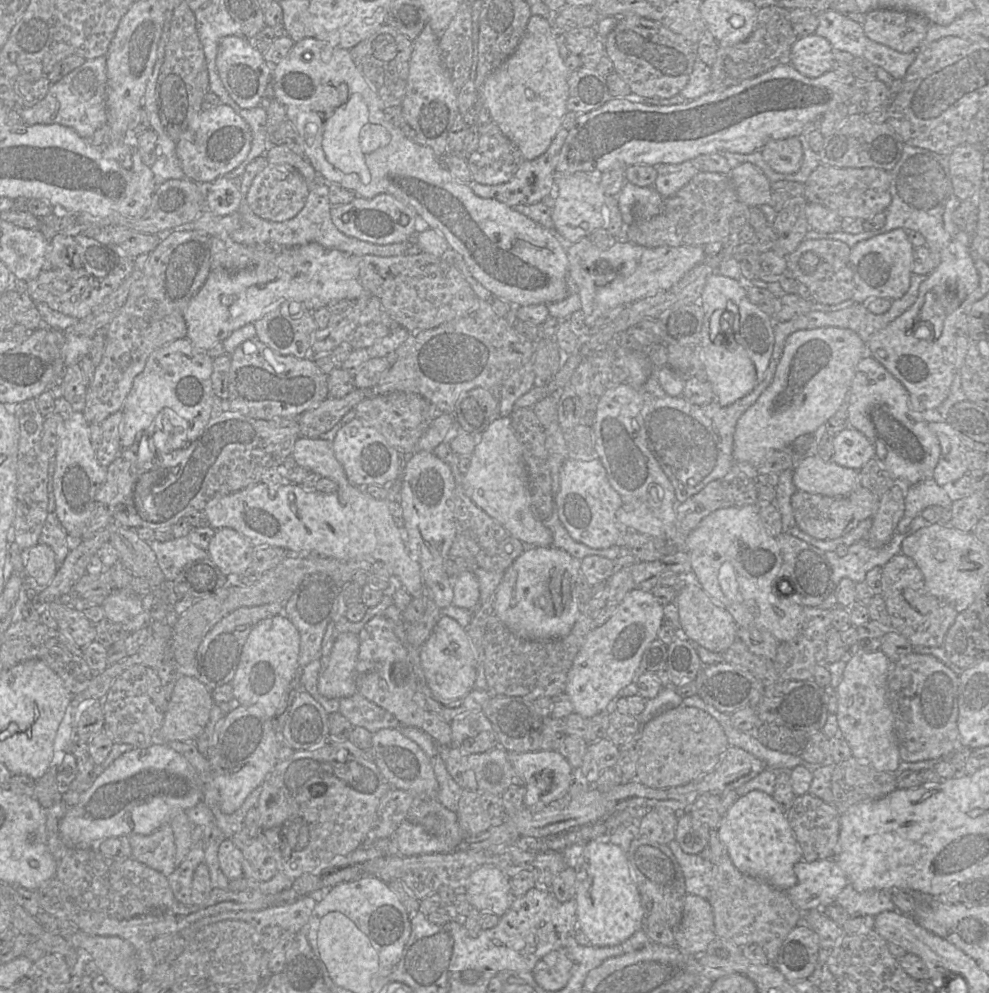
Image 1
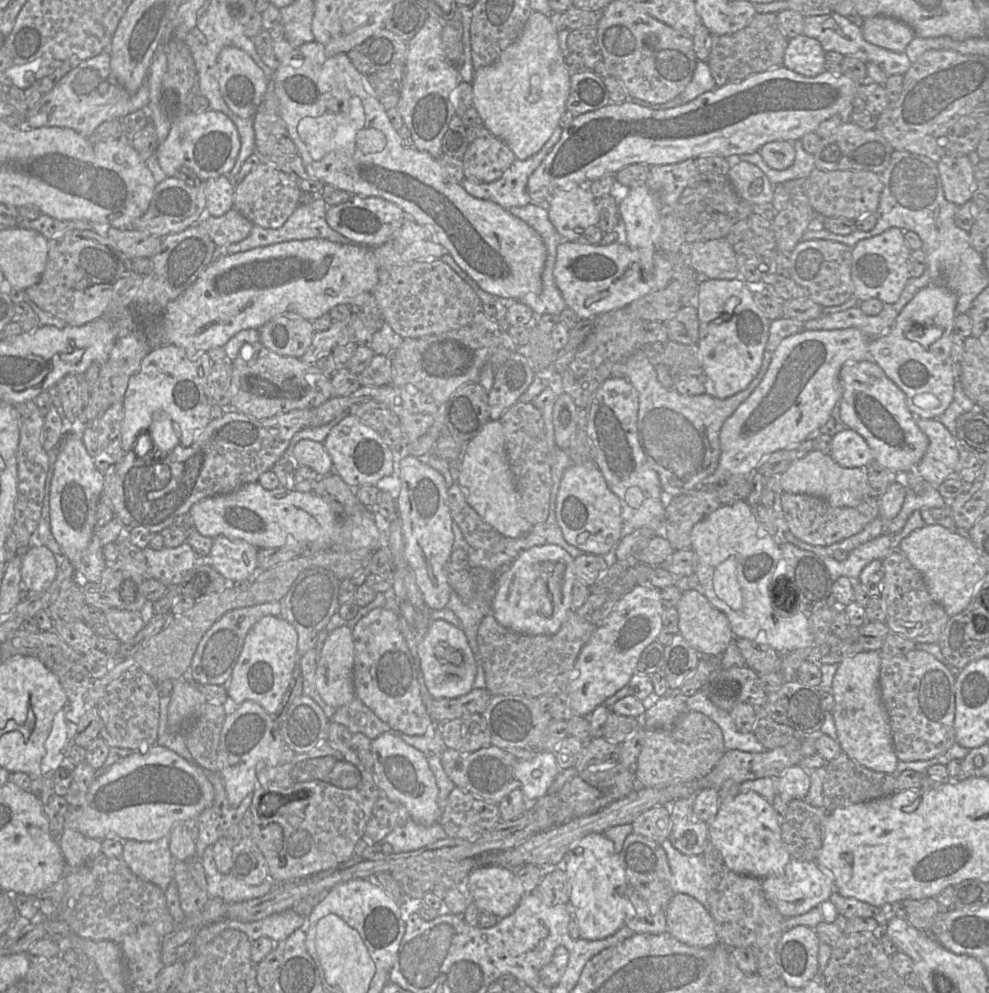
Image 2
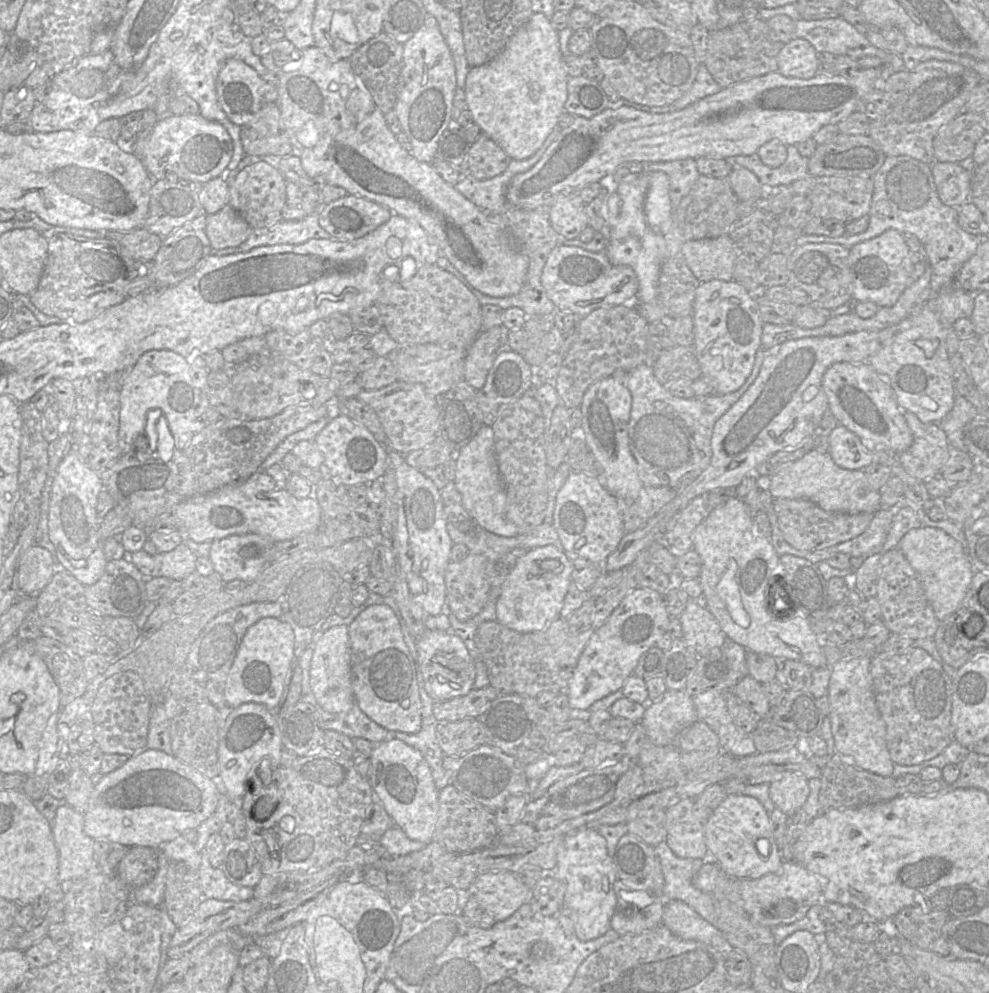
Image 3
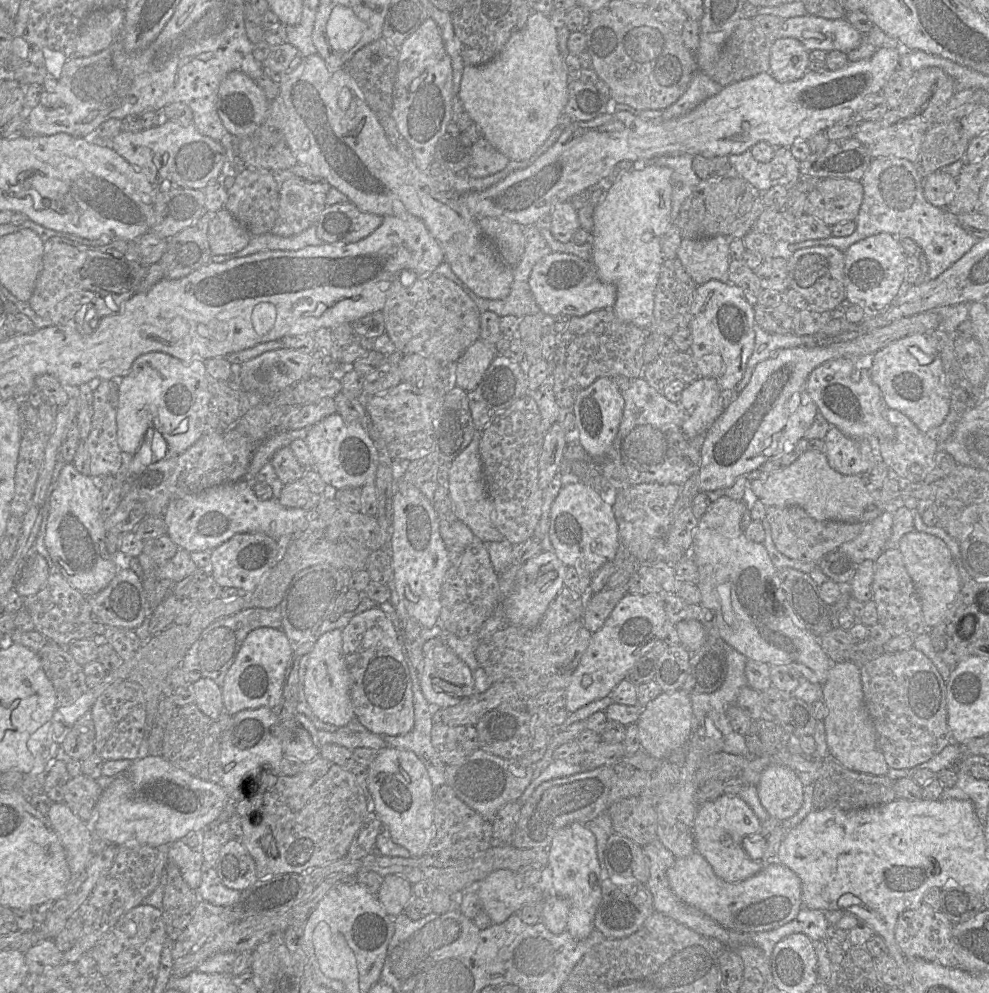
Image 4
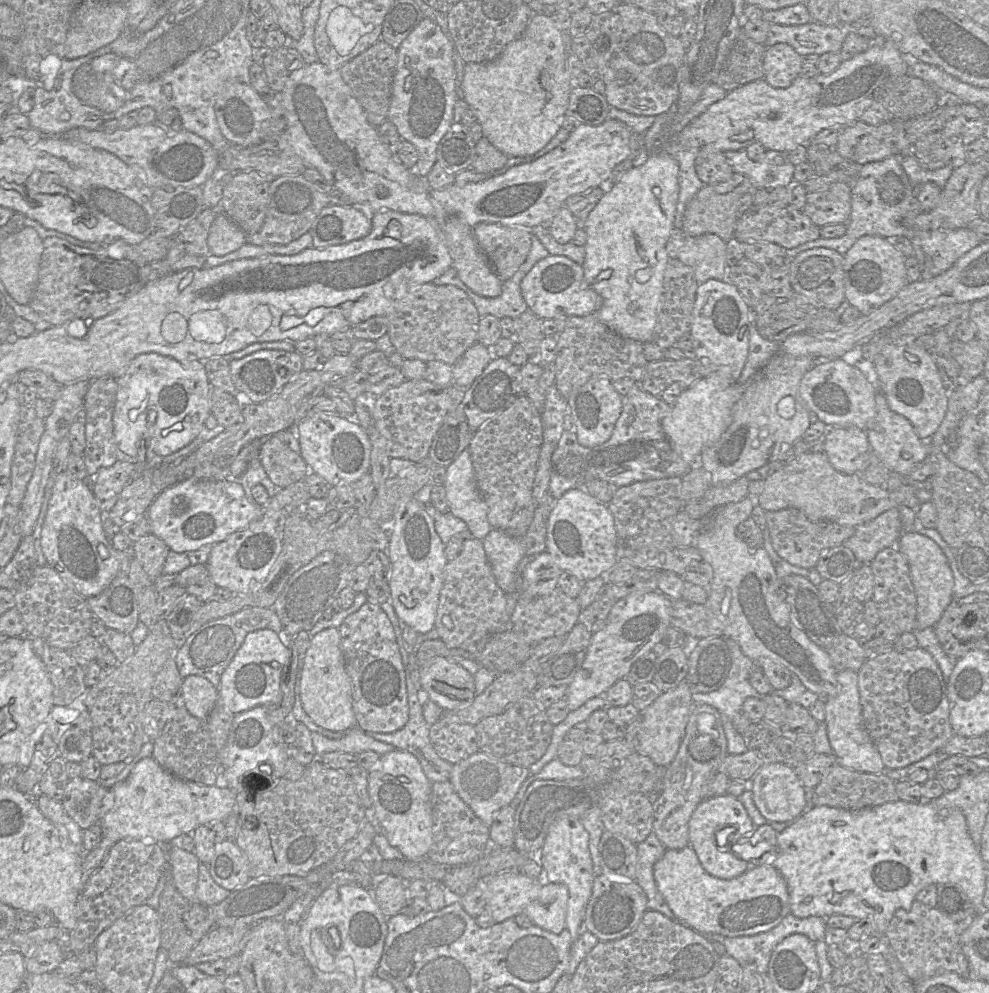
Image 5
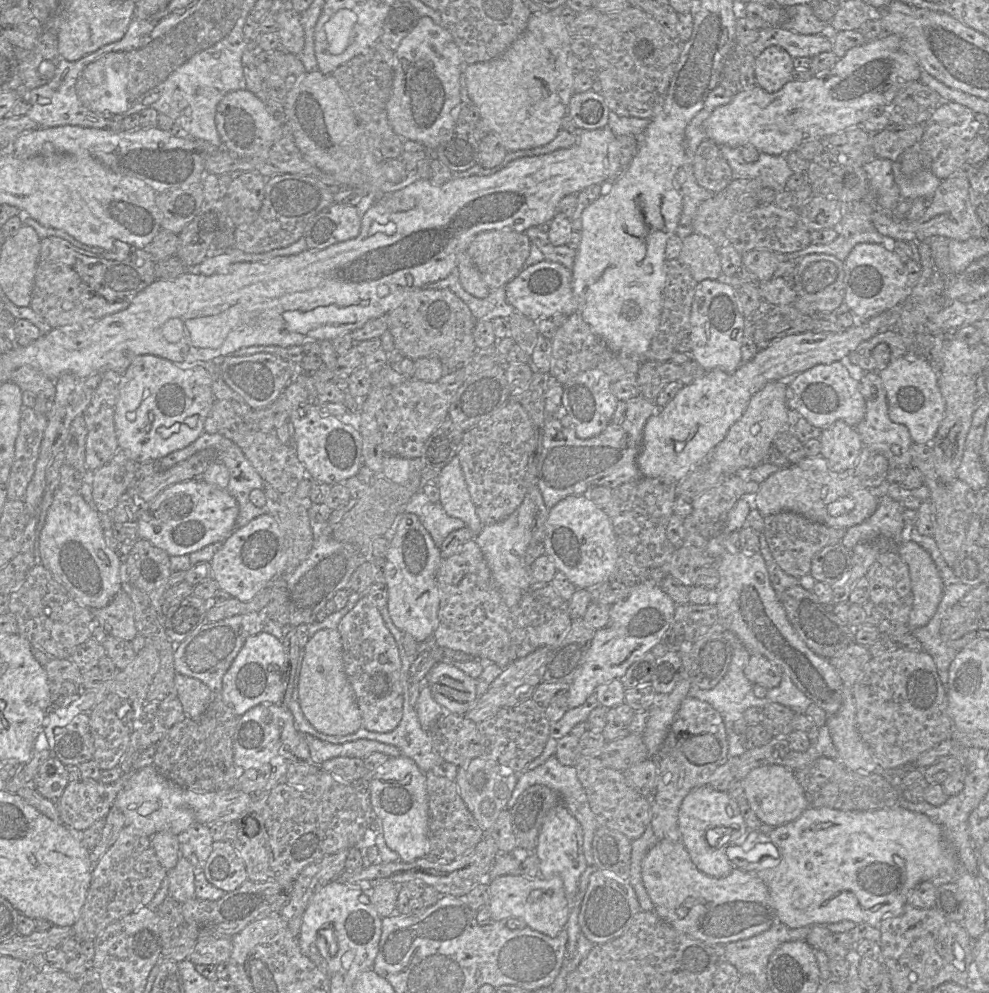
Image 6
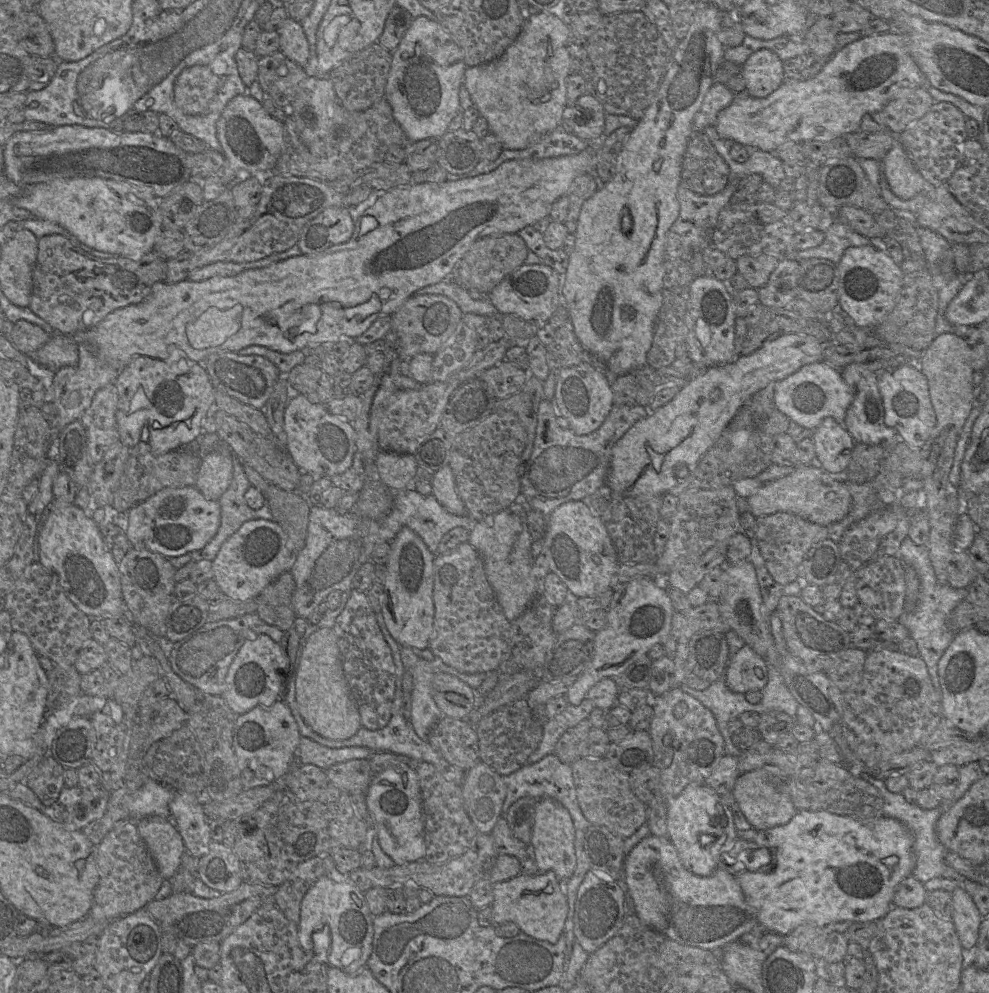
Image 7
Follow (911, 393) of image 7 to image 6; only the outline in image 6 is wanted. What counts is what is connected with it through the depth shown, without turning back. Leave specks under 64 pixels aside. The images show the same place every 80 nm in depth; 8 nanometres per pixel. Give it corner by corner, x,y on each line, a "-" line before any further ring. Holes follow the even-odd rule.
907,353
881,370
879,376
886,392
890,419
905,425
914,443
931,443
945,415
945,400
934,367
929,361

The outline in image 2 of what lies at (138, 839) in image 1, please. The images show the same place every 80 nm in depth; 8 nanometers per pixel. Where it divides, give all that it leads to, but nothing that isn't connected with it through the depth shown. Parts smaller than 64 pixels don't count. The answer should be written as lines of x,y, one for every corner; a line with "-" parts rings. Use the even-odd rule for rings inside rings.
169,835
151,842
126,840
123,844
121,859
131,871
165,892
173,879
173,857
169,850

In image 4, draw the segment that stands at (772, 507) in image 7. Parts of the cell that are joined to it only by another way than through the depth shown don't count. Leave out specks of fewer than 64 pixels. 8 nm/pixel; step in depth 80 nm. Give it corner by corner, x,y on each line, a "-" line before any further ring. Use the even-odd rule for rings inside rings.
808,450
786,468
770,474
759,499
766,507
800,506
819,521
836,520
865,524
887,509
903,506
905,500
910,497
918,500
934,499
934,494
935,486
922,481
901,481
901,489
897,493
873,489
862,475
841,474
830,466
826,454

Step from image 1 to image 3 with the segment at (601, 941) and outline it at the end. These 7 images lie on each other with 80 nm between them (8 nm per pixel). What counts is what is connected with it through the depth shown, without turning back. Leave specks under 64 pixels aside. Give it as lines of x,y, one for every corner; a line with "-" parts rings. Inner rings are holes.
583,827
565,836
558,847
553,876
565,884
564,907
573,912
577,938
592,940
611,929
611,917
617,902
614,889
617,872
607,842
596,829

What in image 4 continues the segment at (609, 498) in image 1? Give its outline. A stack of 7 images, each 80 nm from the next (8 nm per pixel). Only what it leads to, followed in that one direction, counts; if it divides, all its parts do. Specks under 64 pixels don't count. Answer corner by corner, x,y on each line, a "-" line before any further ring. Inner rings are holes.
582,482
564,485
550,510
549,539
552,551
565,566
575,568
580,574
593,575
603,565
613,561
619,550
618,525
612,505
606,503
598,492

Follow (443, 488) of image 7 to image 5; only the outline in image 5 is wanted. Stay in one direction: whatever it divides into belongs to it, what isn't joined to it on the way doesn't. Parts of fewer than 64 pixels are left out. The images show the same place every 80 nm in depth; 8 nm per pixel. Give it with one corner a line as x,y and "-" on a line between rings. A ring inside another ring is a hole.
468,447
446,468
443,486
449,512
467,524
472,537
482,541
492,527
487,519
487,505
476,485

